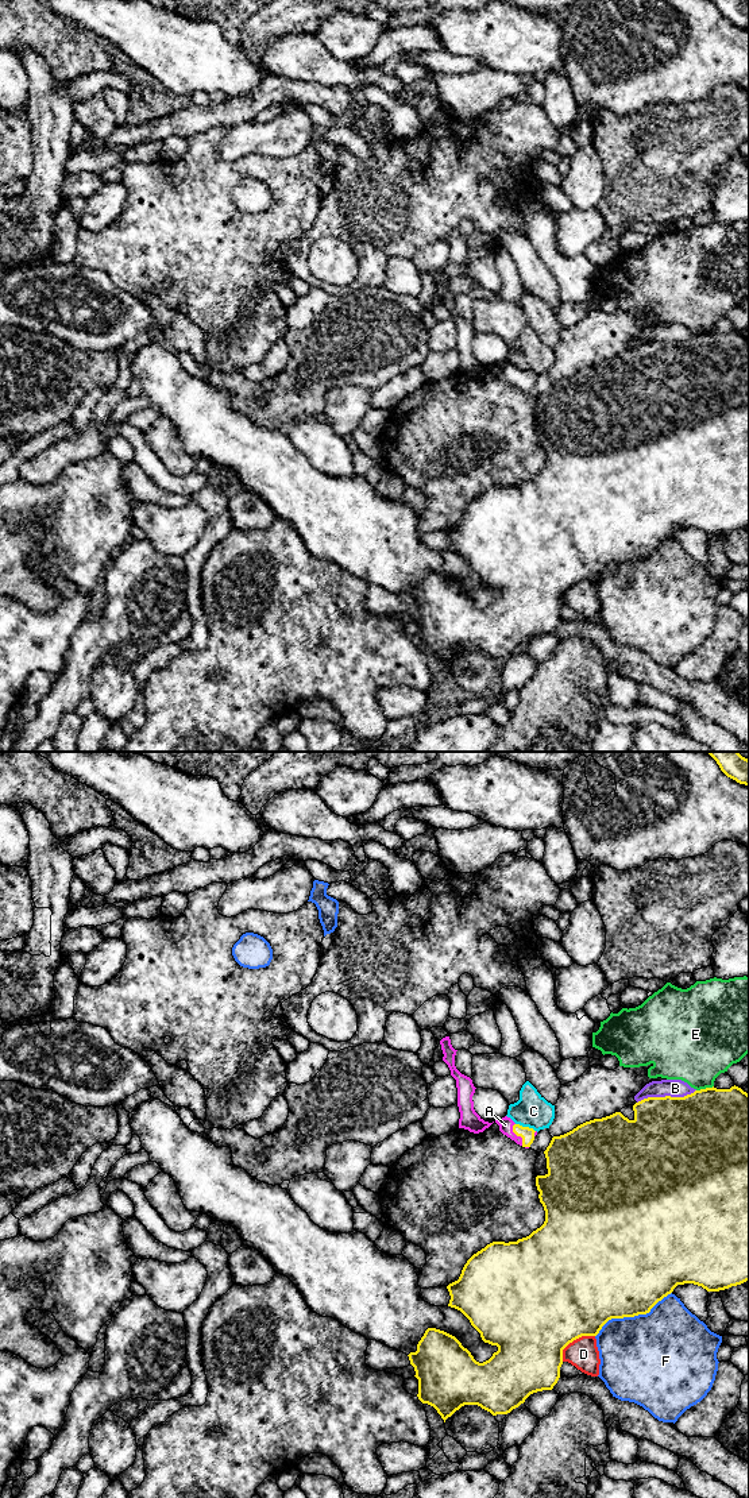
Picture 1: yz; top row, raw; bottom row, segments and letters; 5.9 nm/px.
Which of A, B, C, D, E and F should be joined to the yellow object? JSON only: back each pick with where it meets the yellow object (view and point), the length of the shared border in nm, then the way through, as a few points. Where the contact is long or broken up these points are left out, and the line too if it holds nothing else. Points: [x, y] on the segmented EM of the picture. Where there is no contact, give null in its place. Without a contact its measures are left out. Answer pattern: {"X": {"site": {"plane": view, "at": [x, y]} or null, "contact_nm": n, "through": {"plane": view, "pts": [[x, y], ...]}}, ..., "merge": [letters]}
{"A": {"site": {"plane": "yz", "at": [517, 1135]}, "contact_nm": 140, "through": {"plane": "yz", "pts": [[525, 1132], [517, 1135], [505, 1124]]}}, "merge": ["A"]}

